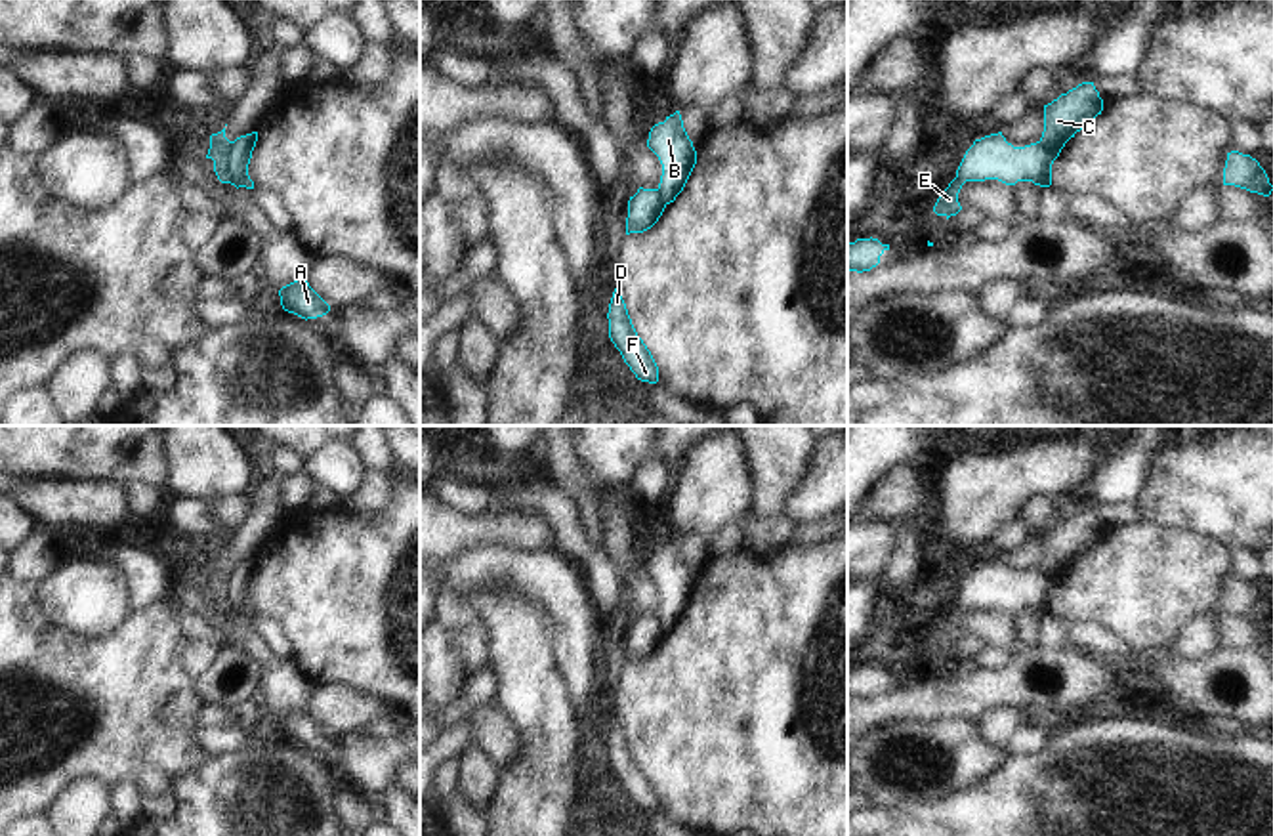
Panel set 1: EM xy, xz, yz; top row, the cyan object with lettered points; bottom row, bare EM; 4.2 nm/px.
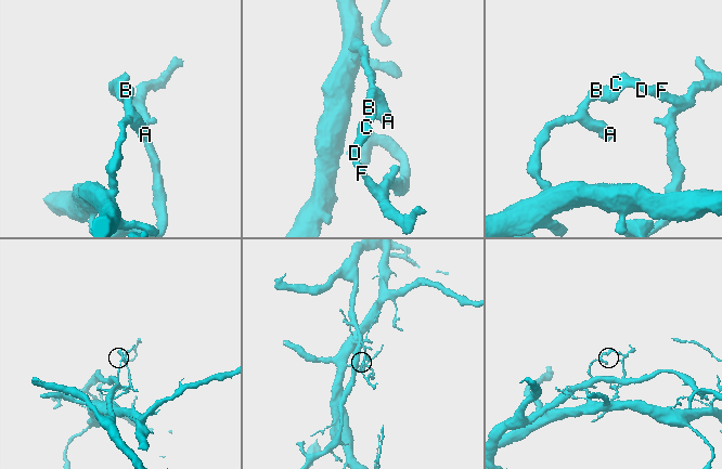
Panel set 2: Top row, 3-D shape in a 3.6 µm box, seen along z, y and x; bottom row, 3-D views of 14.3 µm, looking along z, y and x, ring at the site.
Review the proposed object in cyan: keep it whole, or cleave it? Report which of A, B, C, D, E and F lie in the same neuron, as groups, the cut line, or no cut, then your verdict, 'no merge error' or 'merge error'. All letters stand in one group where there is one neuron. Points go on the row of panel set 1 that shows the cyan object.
groups A B E / C D F; cut yz (1039, 142), (1046, 153), (1043, 186); merge error

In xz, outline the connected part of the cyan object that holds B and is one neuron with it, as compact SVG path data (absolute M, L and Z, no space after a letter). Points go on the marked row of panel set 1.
M679 111L651 128L647 147L662 164L658 189L664 202L670 204L683 191L697 164L697 151L683 128Z

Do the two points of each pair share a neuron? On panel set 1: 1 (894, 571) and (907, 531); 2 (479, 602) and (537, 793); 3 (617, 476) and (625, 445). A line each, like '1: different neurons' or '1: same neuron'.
1: same neuron
2: same neuron
3: same neuron

